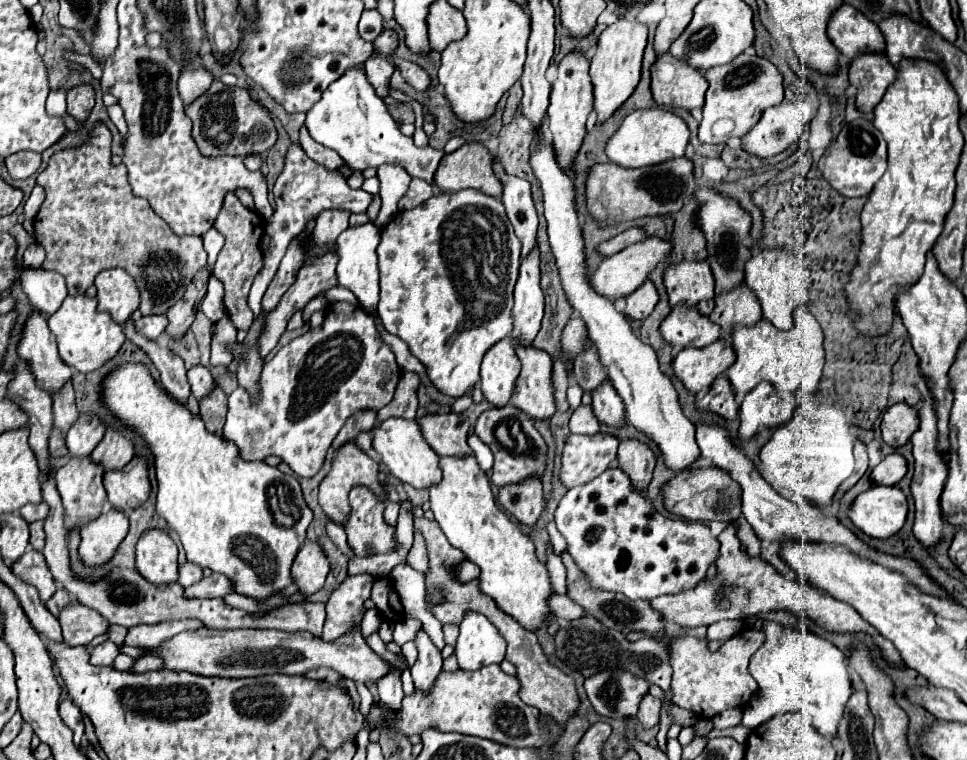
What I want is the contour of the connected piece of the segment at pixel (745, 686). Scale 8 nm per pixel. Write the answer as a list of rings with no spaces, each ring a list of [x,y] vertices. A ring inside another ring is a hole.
[[[742,630],[728,642],[724,642],[718,650],[710,652],[706,638],[694,638],[694,636],[670,638],[668,654],[670,654],[670,666],[674,670],[672,676],[674,704],[686,710],[698,708],[702,710],[704,718],[712,718],[722,710],[744,708],[748,700],[758,692],[758,684],[748,672],[748,662],[750,656],[764,644],[764,640],[766,636],[762,632]]]

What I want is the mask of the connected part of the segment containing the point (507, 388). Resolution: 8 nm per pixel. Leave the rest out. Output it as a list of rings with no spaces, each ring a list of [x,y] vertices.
[[[508,338],[500,340],[496,348],[490,348],[484,356],[482,370],[480,370],[480,388],[484,400],[496,408],[508,406],[514,390],[516,380],[520,374],[520,360],[512,348]]]

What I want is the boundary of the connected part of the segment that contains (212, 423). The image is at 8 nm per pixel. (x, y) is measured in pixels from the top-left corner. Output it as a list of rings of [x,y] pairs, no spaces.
[[[220,388],[200,402],[200,418],[204,420],[206,430],[212,434],[220,434],[220,428],[224,426],[226,420],[226,412],[228,412],[226,394]]]

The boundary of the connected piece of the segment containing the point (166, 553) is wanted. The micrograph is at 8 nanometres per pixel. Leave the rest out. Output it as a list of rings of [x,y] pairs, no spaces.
[[[148,530],[136,546],[136,570],[156,586],[178,582],[178,550],[168,532]]]

